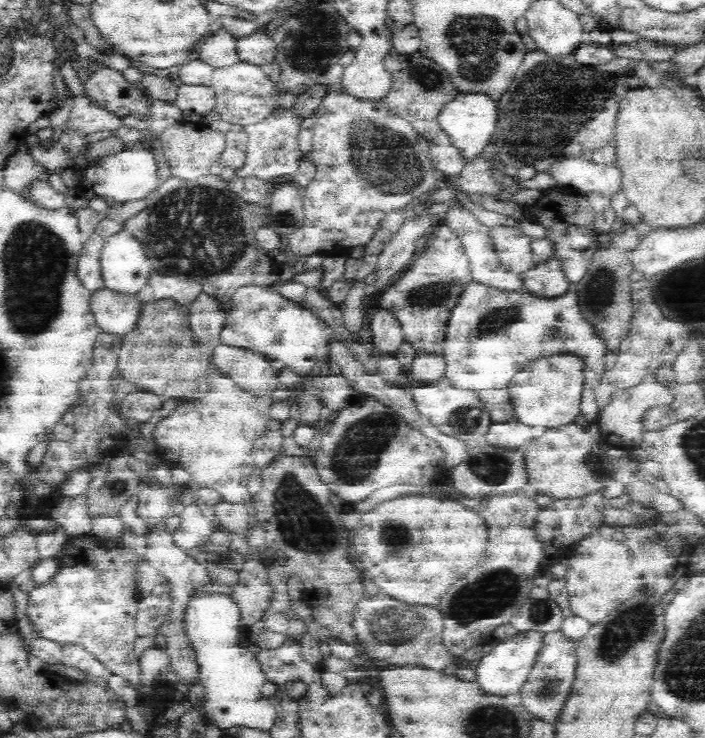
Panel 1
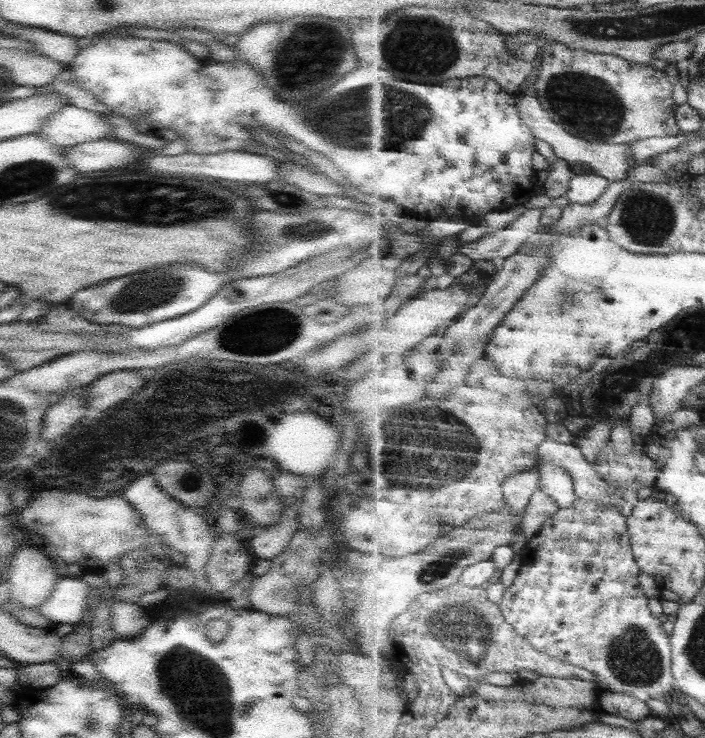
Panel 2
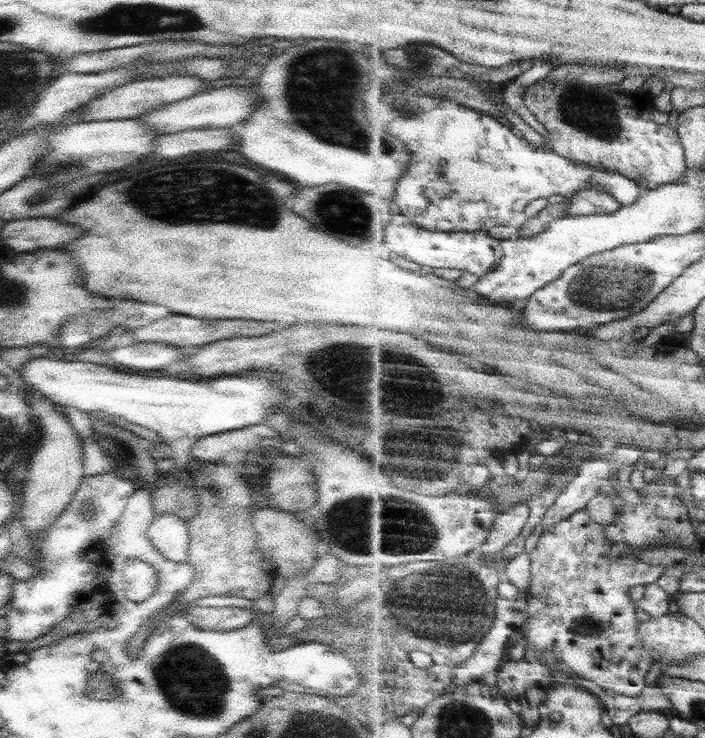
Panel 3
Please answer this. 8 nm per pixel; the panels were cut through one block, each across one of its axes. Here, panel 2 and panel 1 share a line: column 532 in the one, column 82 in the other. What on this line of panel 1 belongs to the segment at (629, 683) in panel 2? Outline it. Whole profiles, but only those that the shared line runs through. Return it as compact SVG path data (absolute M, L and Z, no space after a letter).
M88 535L87 538L68 540L64 549L60 550L61 566L58 574L42 586L28 593L26 614L30 622L34 621L32 628L40 631L42 637L60 643L80 643L84 649L96 654L96 658L104 663L107 672L116 674L126 679L129 687L136 689L137 697L142 698L140 691L142 681L142 669L138 656L133 651L135 640L139 637L135 631L135 616L137 602L142 598L135 587L135 564L144 556L138 555L128 546L125 546L122 538L116 540L100 540Z

